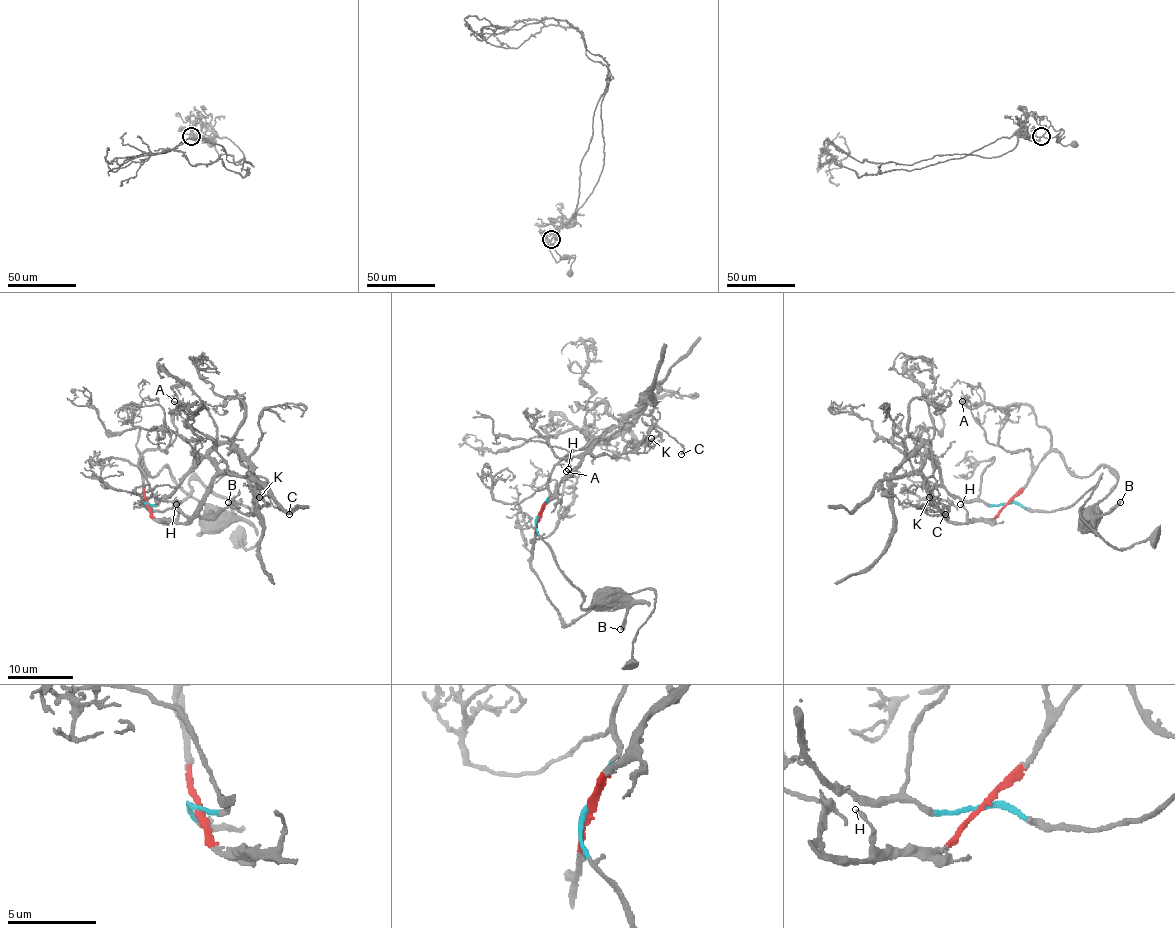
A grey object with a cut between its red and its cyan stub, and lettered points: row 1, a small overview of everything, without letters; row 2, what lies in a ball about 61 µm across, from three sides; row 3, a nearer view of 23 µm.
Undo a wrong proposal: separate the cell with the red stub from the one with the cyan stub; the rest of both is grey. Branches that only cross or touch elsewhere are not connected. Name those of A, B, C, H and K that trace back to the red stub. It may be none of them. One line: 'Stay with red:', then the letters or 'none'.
Stay with red: A, B, C, H

